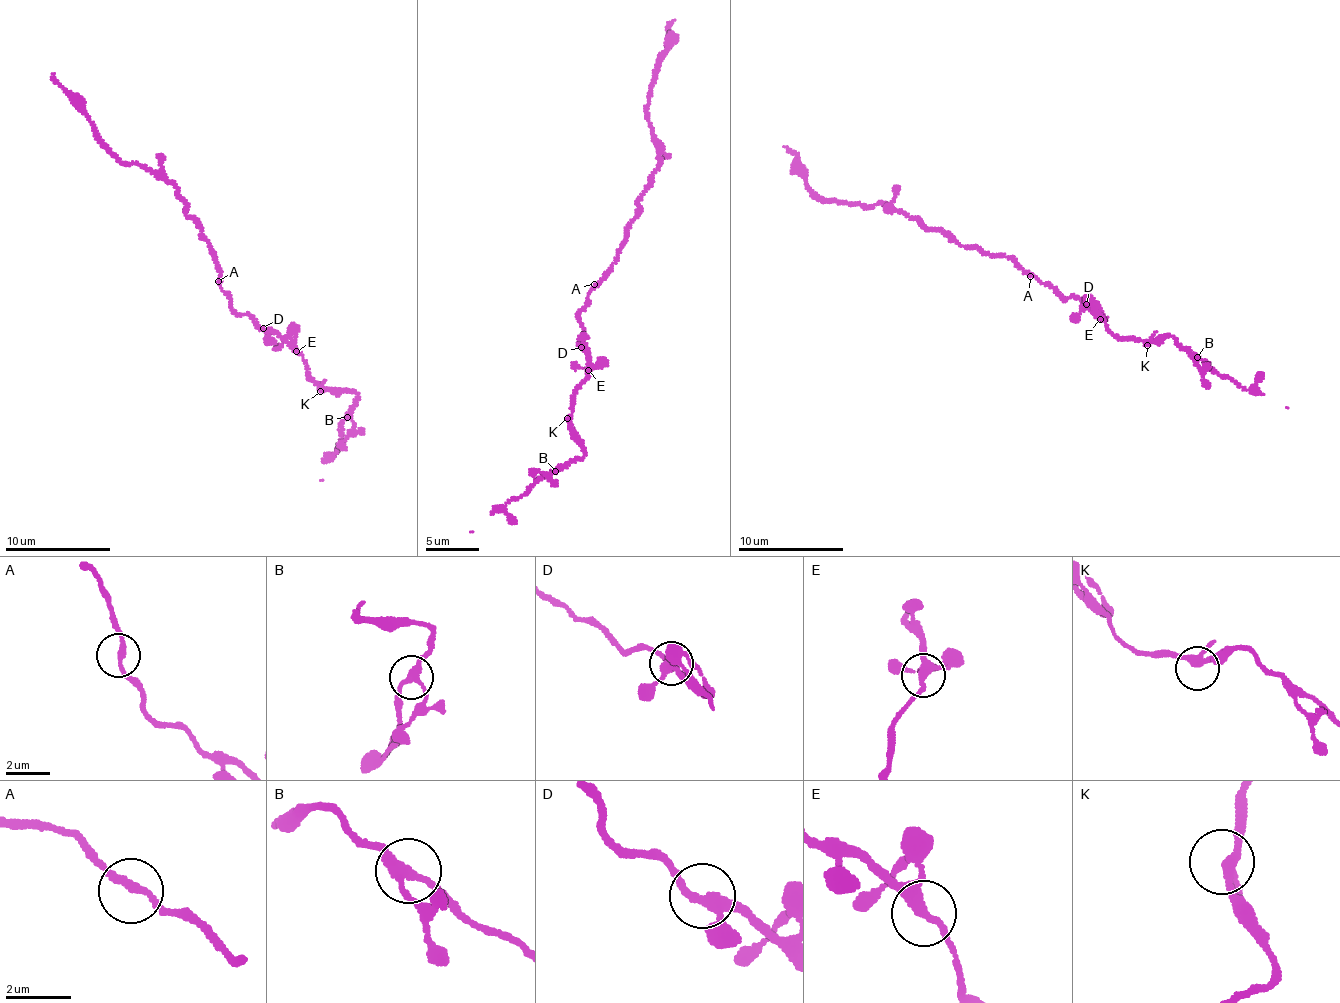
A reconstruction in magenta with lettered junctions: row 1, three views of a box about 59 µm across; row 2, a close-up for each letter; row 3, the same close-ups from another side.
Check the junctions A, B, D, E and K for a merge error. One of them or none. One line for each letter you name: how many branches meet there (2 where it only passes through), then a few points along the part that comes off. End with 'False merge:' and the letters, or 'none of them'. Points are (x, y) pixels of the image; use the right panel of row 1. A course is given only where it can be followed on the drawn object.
False merge: none of them

